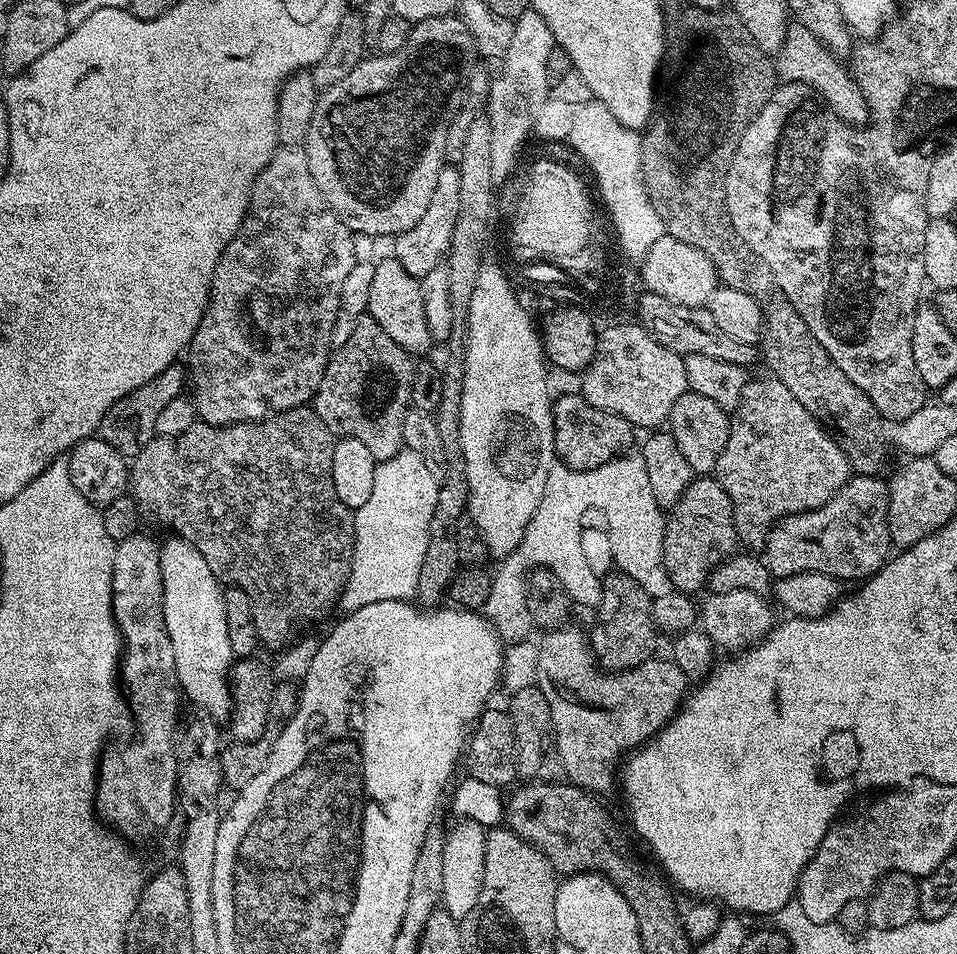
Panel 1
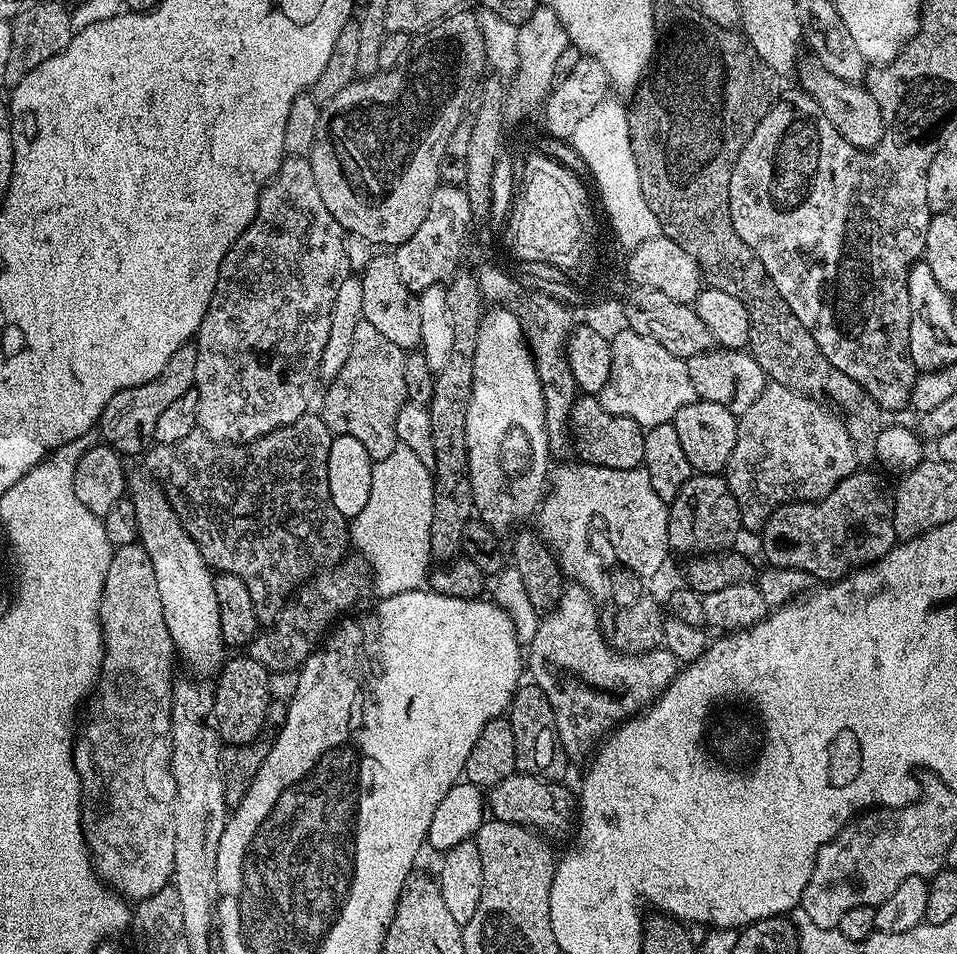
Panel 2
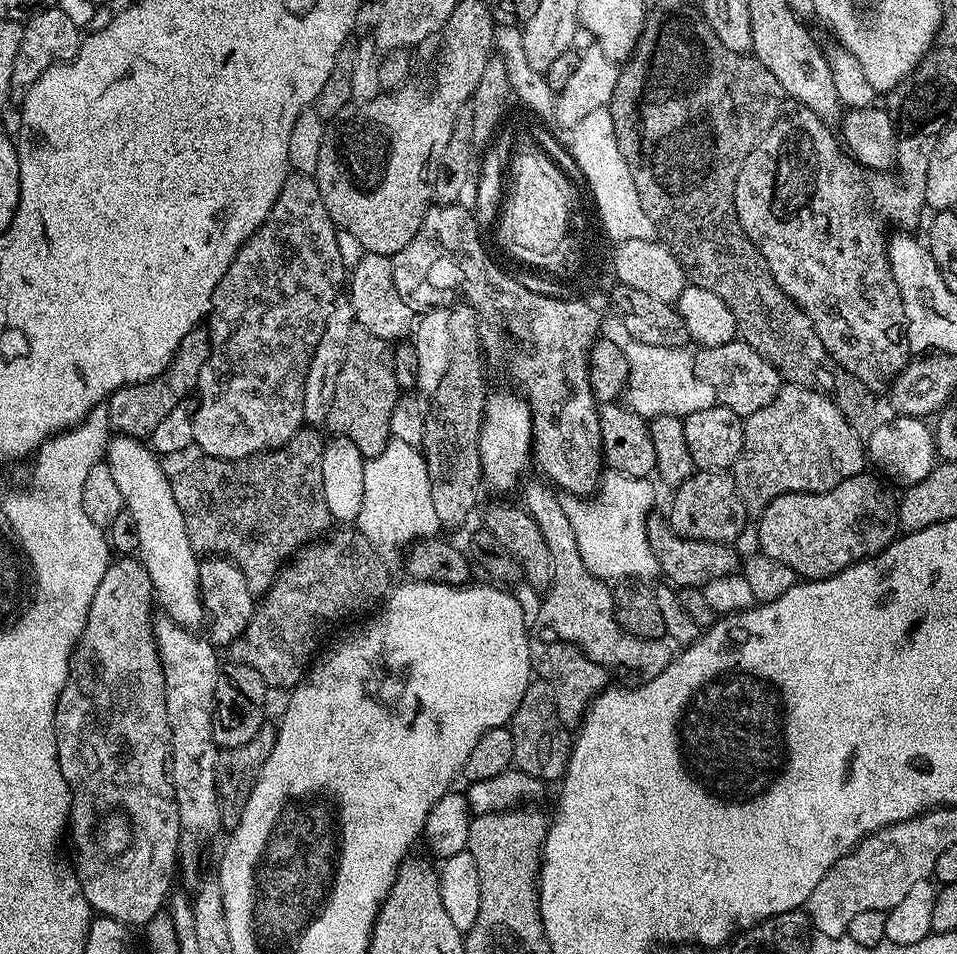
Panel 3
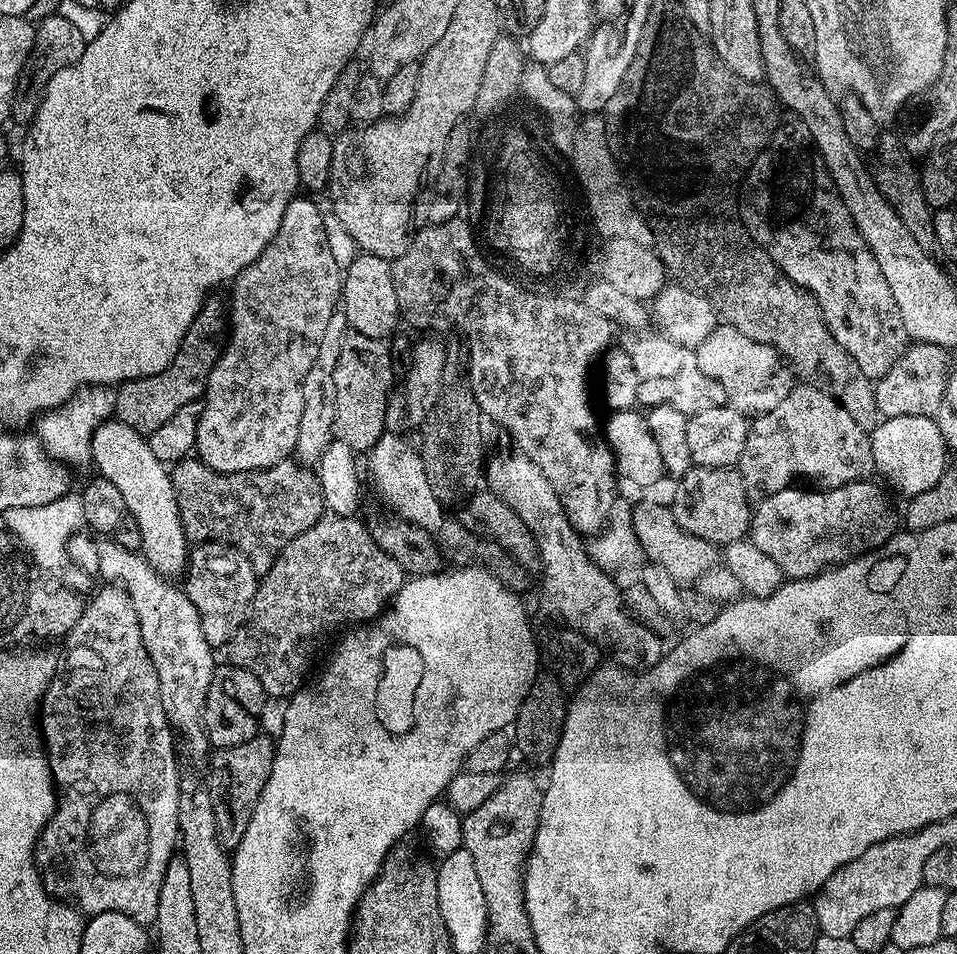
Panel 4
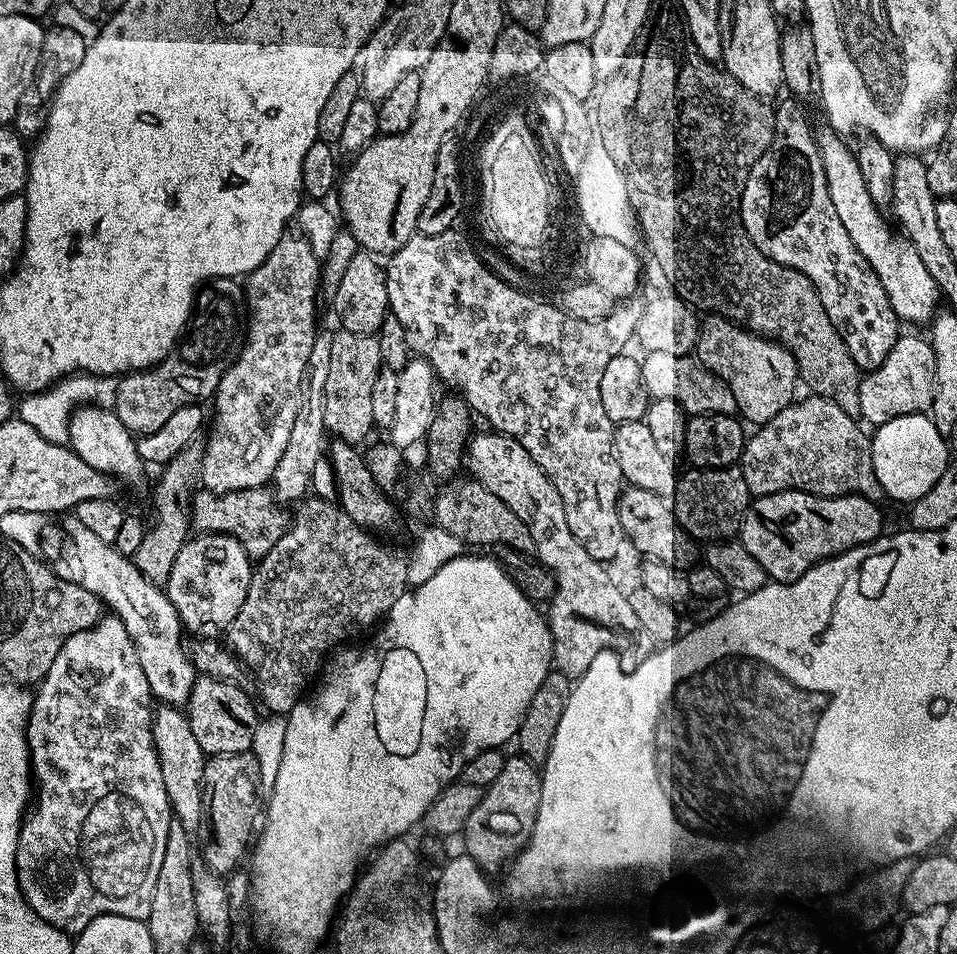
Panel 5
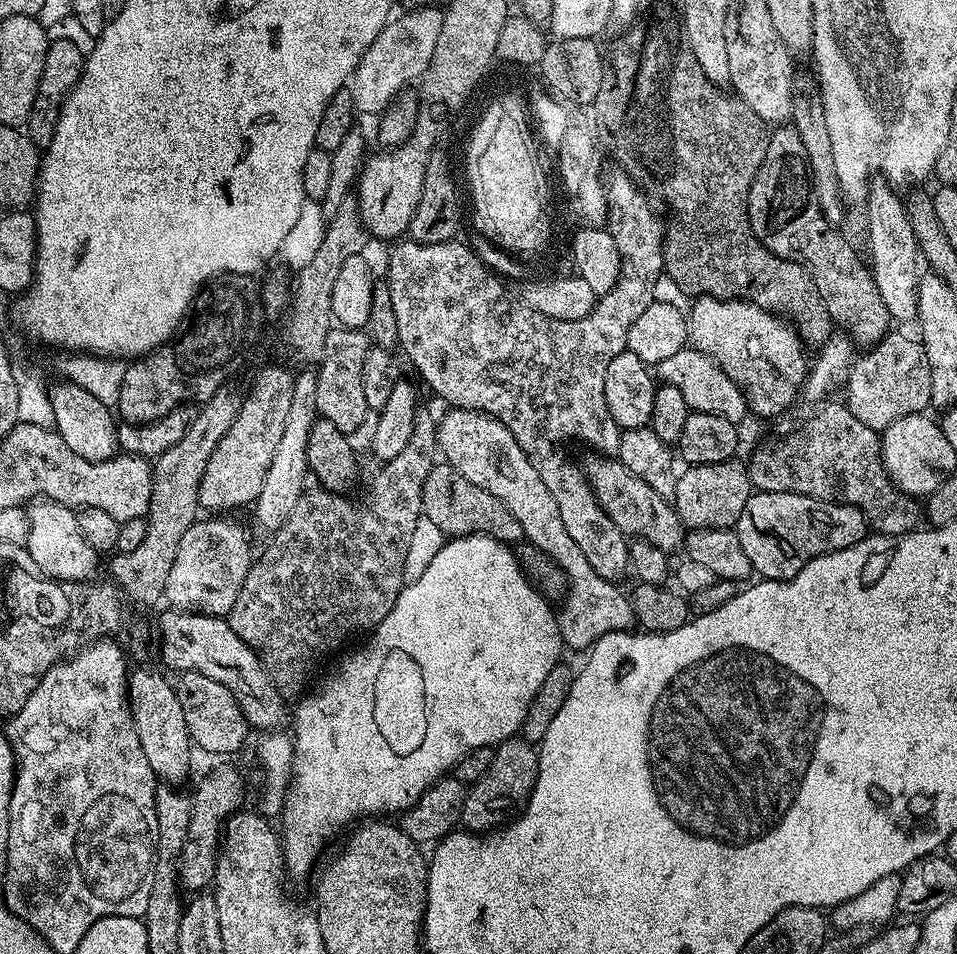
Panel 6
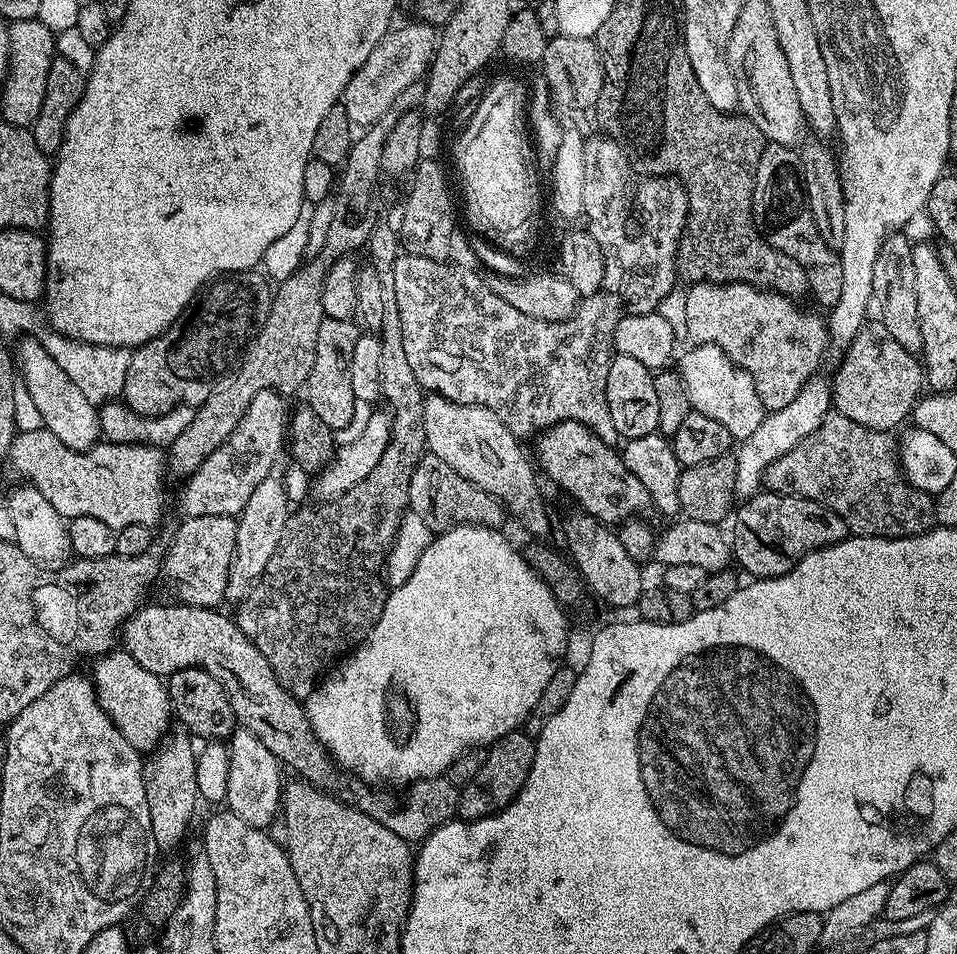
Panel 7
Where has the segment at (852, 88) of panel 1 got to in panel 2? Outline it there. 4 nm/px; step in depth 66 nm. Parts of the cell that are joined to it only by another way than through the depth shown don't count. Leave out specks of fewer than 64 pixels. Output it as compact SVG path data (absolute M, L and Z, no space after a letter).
M815 58L801 59L798 64L799 72L799 87L819 102L826 118L830 118L830 122L836 127L838 134L842 134L842 138L846 138L846 142L850 142L850 146L867 150L880 141L886 127L886 118L882 114L874 94L870 94L867 87L835 77Z

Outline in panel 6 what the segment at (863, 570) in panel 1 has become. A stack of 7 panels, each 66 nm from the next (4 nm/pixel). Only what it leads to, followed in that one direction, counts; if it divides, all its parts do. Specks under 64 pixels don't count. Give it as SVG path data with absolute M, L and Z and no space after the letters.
M753 491L734 531L757 577L789 580L814 558L846 550L846 546L865 539L870 532L870 521L864 511L849 504L835 504L793 492Z

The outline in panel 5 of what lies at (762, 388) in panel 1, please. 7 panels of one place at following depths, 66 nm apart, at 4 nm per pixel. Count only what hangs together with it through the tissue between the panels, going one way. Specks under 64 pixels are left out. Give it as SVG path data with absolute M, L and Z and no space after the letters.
M808 394L805 400L797 399L795 402L787 404L780 413L774 418L770 418L767 422L759 425L755 429L756 432L747 437L744 441L744 452L740 455L738 466L742 470L742 478L746 478L746 486L749 493L753 497L769 496L775 492L809 492L815 496L867 496L875 497L880 492L880 484L876 480L874 474L874 462L872 461L872 441L869 433L863 432L856 423L857 417L846 414L846 410L842 410L833 400L827 400L824 396Z

